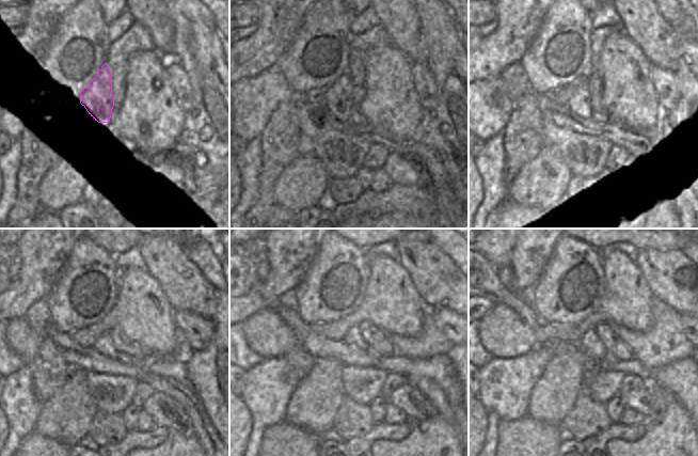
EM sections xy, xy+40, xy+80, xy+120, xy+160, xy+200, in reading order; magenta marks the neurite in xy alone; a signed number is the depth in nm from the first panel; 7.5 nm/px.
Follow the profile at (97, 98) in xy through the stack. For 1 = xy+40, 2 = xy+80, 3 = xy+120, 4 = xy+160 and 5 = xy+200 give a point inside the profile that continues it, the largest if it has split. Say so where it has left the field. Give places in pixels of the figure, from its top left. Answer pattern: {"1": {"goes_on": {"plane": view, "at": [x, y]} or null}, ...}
{"1": {"goes_on": {"plane": "xy+40", "at": [337, 100]}}, "2": {"goes_on": {"plane": "xy+80", "at": [578, 103]}}, "3": {"goes_on": {"plane": "xy+120", "at": [104, 345]}}, "4": {"goes_on": {"plane": "xy+160", "at": [353, 340]}}, "5": {"goes_on": {"plane": "xy+200", "at": [590, 344]}}}

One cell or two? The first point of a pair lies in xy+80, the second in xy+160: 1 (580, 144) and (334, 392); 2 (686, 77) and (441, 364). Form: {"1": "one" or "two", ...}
{"1": "two", "2": "two"}

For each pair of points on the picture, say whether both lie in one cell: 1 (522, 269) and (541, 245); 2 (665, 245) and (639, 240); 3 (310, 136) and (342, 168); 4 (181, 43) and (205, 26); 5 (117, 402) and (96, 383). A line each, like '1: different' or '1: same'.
1: same
2: same
3: same
4: same
5: same

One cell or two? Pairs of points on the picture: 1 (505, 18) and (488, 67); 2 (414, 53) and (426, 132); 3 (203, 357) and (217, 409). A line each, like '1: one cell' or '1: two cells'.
1: one cell
2: two cells
3: one cell

